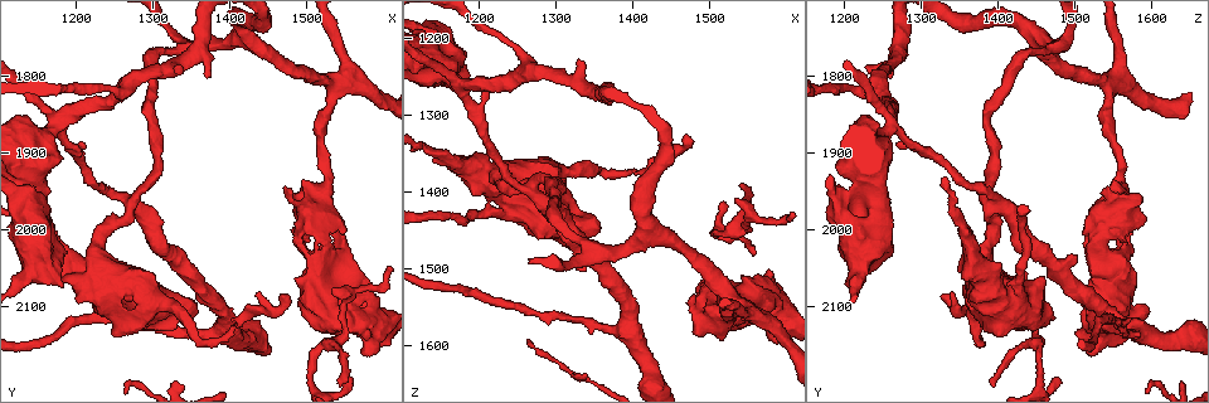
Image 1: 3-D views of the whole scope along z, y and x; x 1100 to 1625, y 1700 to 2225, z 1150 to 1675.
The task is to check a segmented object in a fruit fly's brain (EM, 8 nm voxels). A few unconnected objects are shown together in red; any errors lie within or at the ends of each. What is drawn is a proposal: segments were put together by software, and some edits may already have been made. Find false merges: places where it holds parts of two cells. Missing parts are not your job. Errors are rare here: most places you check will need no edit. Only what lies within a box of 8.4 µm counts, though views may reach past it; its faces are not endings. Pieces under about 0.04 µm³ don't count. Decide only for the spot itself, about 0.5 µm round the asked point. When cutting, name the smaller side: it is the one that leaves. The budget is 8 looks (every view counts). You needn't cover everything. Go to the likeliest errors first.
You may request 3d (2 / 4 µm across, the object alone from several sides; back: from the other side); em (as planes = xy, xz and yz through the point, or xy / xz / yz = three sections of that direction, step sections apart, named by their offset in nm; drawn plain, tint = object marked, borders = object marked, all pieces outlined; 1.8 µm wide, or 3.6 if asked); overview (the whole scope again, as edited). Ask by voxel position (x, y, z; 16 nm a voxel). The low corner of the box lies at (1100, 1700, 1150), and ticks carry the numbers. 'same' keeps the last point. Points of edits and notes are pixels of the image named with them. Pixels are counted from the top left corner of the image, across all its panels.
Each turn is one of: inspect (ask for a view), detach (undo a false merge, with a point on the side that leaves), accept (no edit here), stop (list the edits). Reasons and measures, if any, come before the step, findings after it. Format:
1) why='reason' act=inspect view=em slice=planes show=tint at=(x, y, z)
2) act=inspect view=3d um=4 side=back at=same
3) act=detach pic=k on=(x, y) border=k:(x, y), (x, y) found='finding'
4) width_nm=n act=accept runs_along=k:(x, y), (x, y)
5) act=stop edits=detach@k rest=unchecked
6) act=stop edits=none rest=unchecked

why='four arms meet' act=inspect view=em um=3.6 slice=xy step=4 show=tint at=(1530, 1810, 1540)

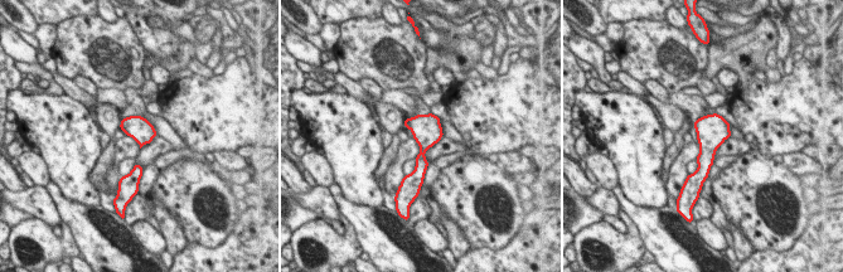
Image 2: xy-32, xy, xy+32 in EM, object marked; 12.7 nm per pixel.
act=accept found='one cell here'

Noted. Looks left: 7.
act=inspect view=3d um=2 at=(1270, 1960, 1400)

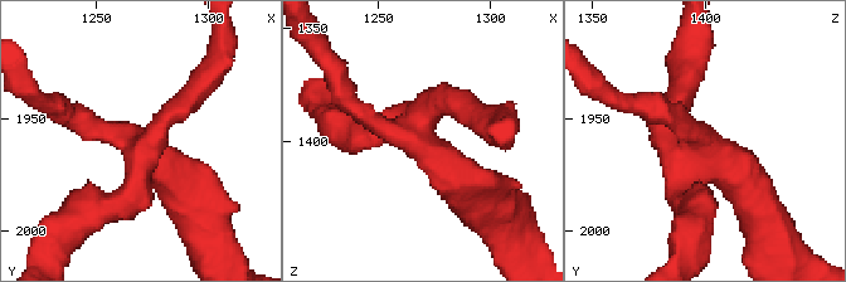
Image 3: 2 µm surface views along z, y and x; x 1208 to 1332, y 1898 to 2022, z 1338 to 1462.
why='now the EM' act=inspect view=em slice=xy step=16 show=tint at=(1267, 1959, 1401)

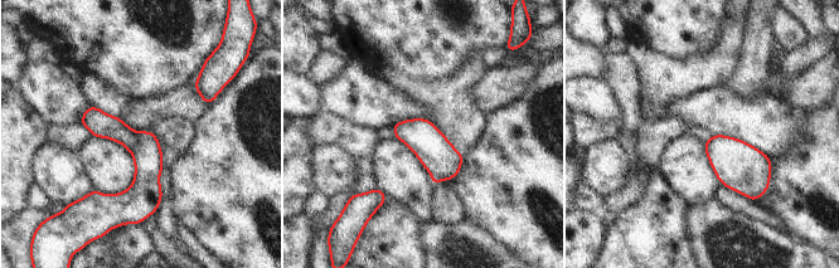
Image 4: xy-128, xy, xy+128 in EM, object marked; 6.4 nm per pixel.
act=detach pic=4 on=(103, 125) border=4:(140, 134), (136, 144), (129, 150) found='two cells meet here'

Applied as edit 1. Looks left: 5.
act=inspect view=em slice=yz step=8 show=tint at=(1295, 1770, 1435)

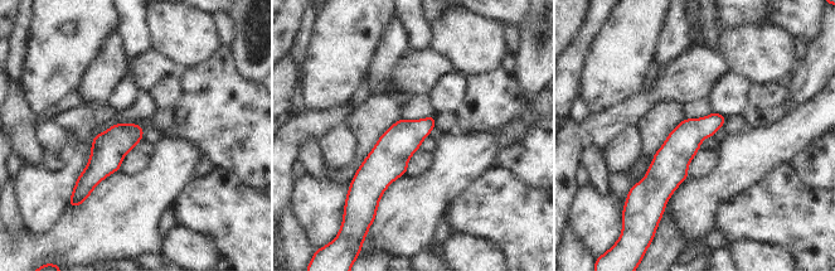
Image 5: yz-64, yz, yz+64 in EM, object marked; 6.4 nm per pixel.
act=inspect view=em slice=planes show=tint at=same

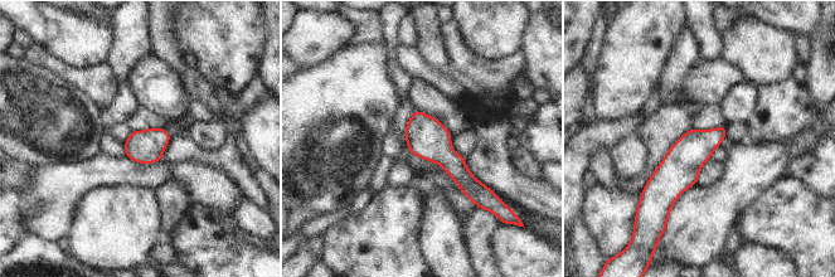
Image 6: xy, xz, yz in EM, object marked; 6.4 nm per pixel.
act=accept found='continuous, no second cell'

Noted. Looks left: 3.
act=stop edits=detach@4 rest=unchecked

